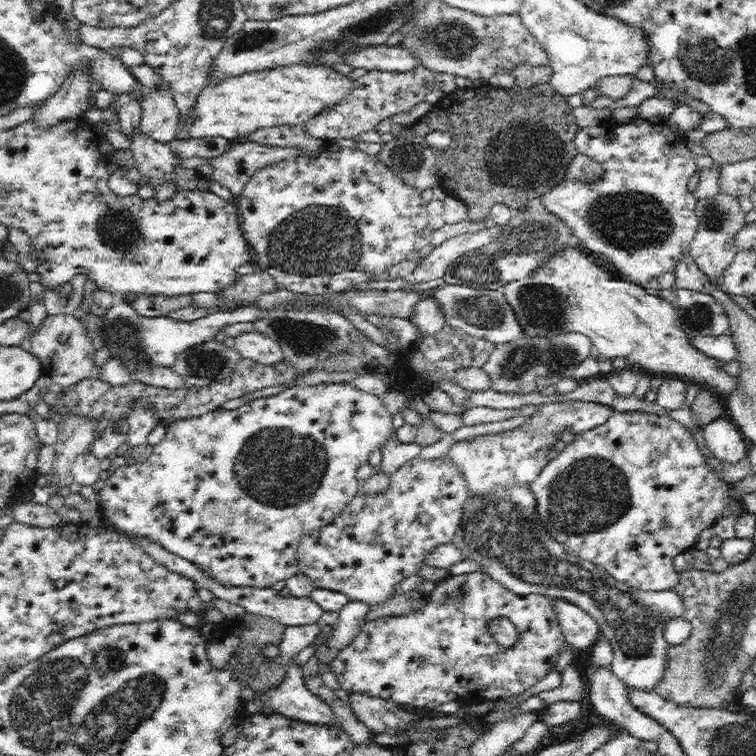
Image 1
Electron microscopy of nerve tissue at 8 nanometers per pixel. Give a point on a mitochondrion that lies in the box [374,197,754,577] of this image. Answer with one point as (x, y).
(591, 495)

